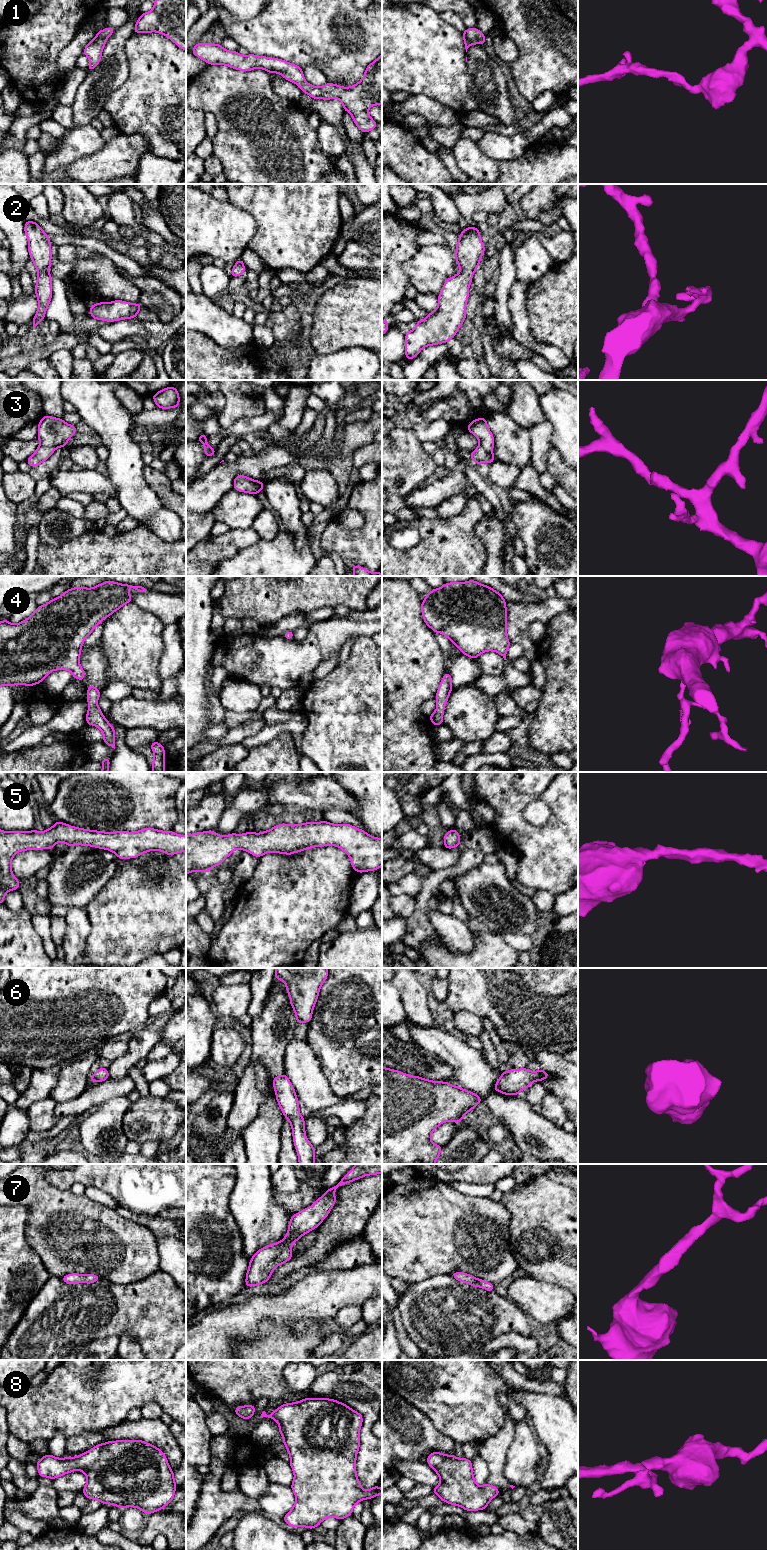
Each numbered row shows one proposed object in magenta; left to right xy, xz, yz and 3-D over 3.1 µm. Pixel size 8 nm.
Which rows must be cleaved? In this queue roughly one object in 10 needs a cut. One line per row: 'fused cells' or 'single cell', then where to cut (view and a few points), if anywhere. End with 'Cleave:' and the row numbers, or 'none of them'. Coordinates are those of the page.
1: single cell; cut none
2: single cell; cut none
3: single cell; cut none
4: single cell; cut none
5: single cell; cut none
6: single cell; cut none
7: single cell; cut none
8: single cell; cut none
Cleave: none of them

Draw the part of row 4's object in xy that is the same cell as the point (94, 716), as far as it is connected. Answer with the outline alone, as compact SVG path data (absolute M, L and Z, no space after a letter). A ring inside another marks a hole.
M89 685L87 690L87 702L89 704L86 714L86 724L98 727L103 733L103 742L115 749L115 730L107 721L100 710L97 701L101 691L96 687Z

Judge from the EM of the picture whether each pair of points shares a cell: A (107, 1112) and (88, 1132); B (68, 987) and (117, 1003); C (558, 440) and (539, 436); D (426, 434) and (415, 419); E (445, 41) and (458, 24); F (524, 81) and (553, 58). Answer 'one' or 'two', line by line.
A: one
B: one
C: two
D: one
E: two
F: one

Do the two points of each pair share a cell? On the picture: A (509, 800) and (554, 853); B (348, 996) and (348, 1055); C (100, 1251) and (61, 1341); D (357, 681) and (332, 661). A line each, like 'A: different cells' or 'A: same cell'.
A: same cell
B: same cell
C: different cells
D: different cells

